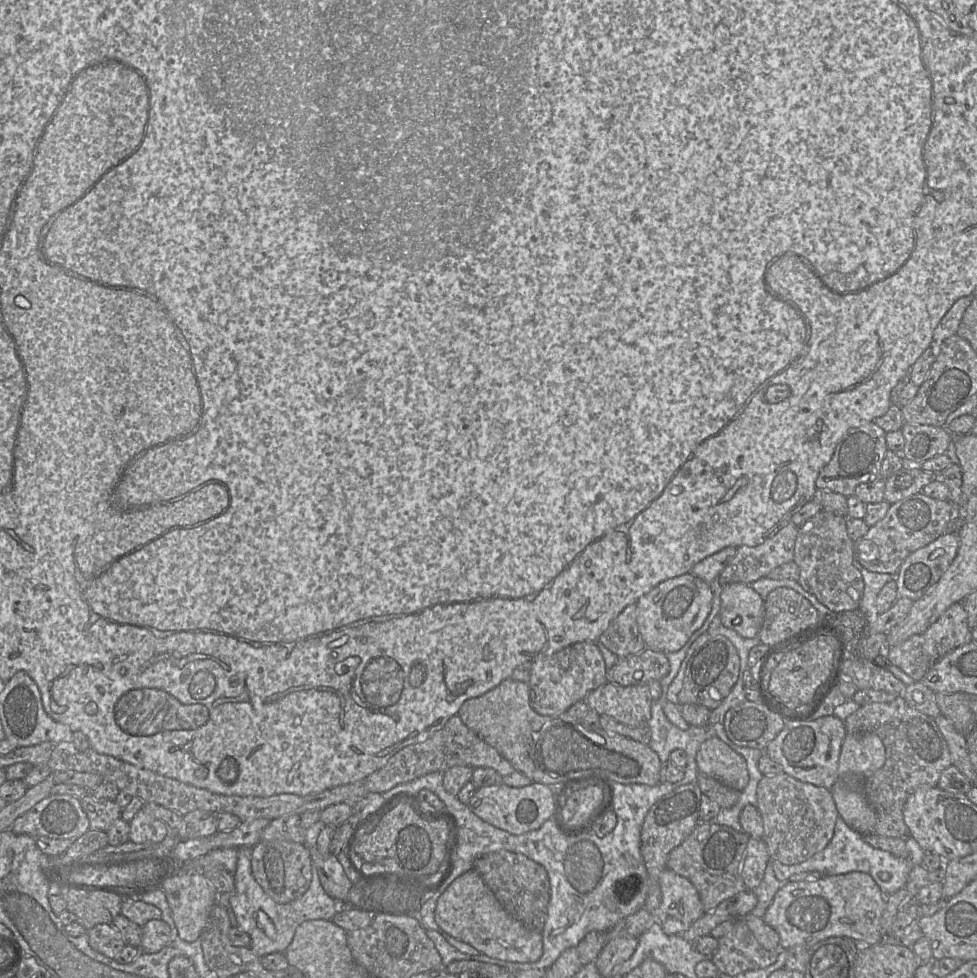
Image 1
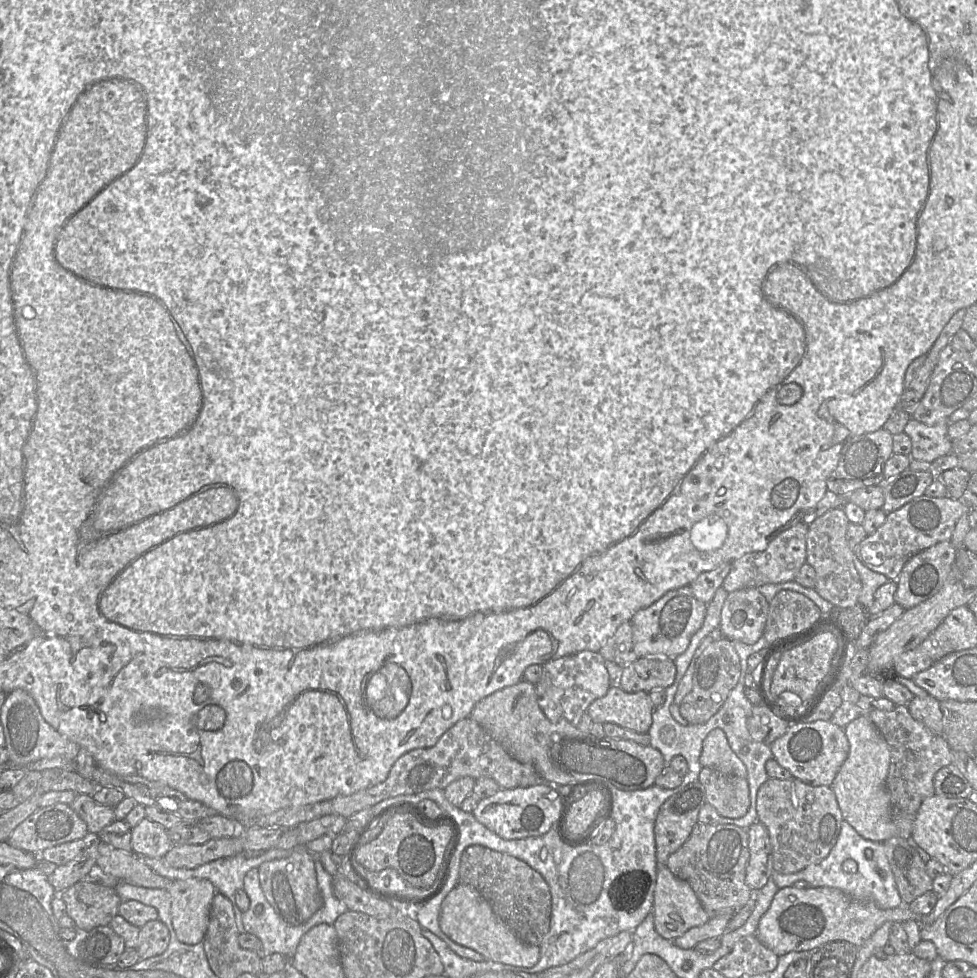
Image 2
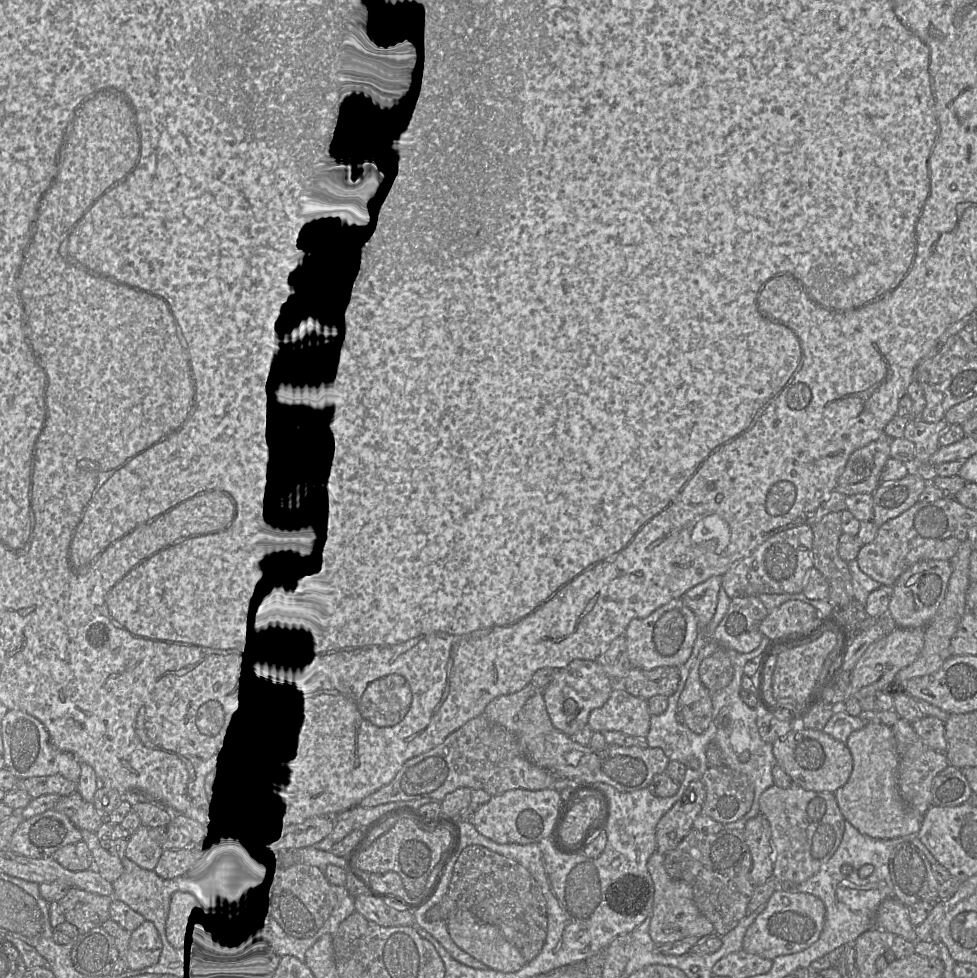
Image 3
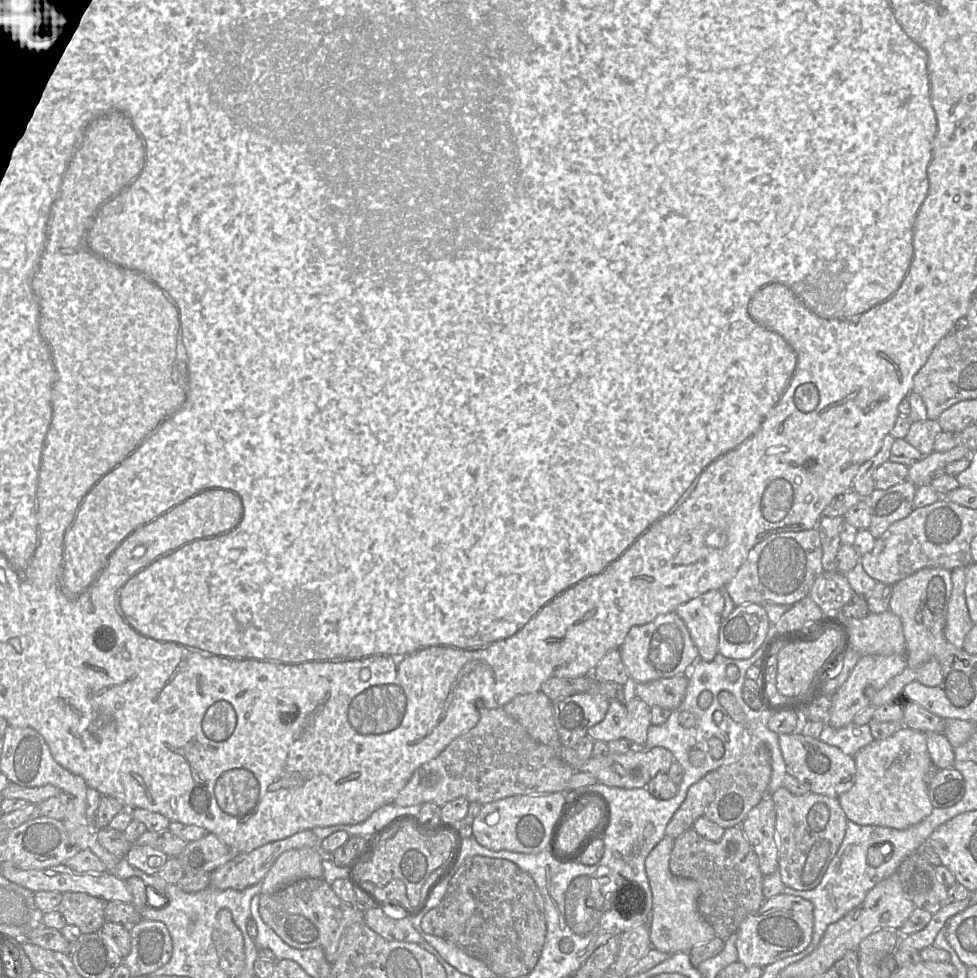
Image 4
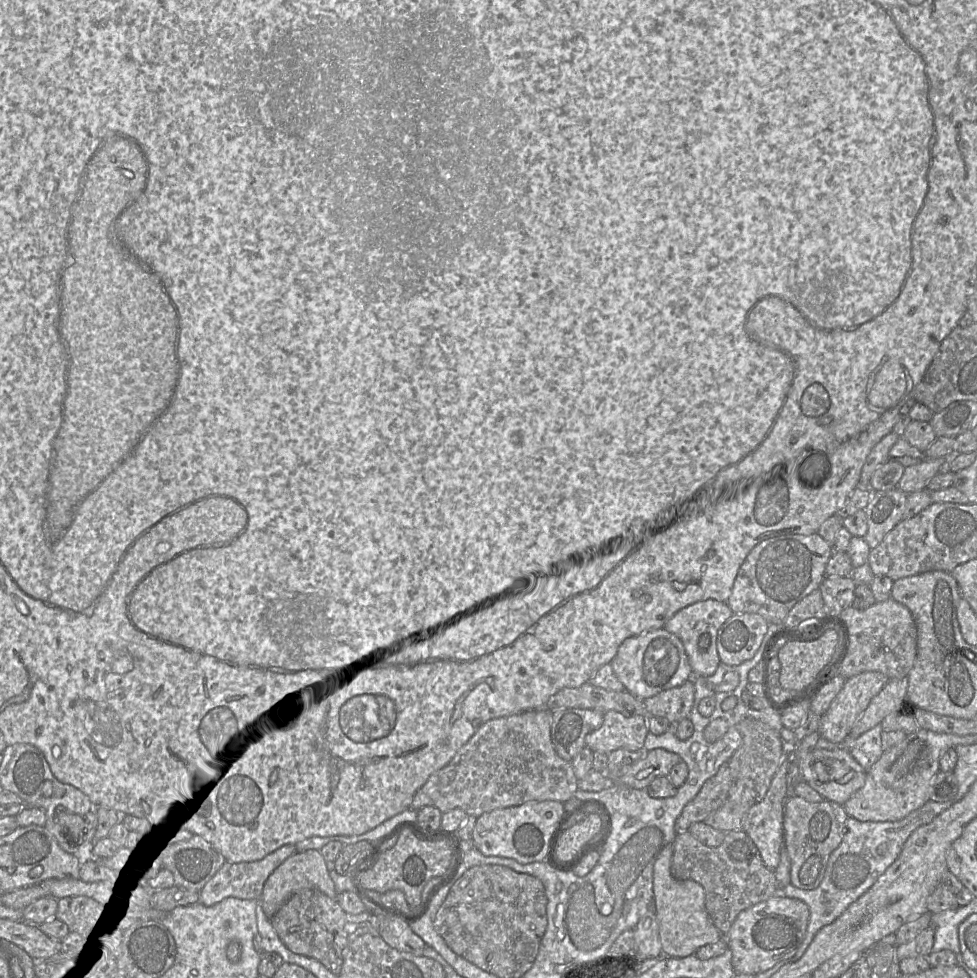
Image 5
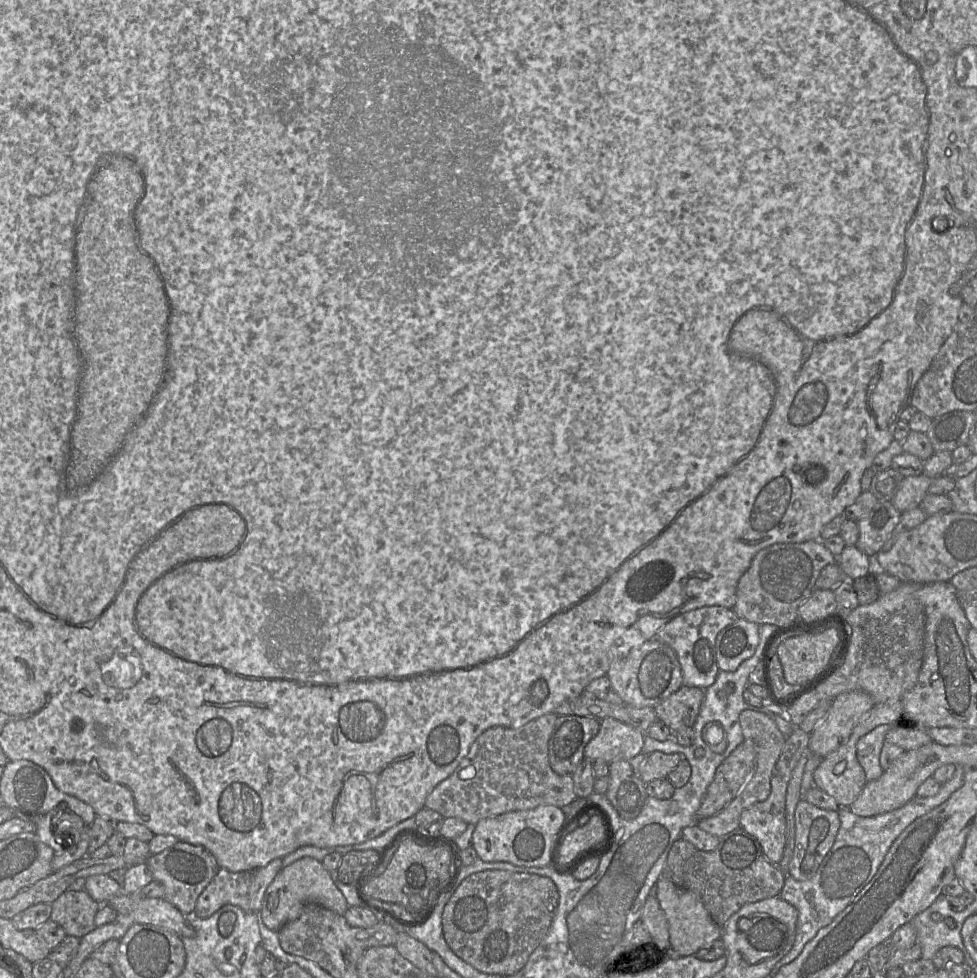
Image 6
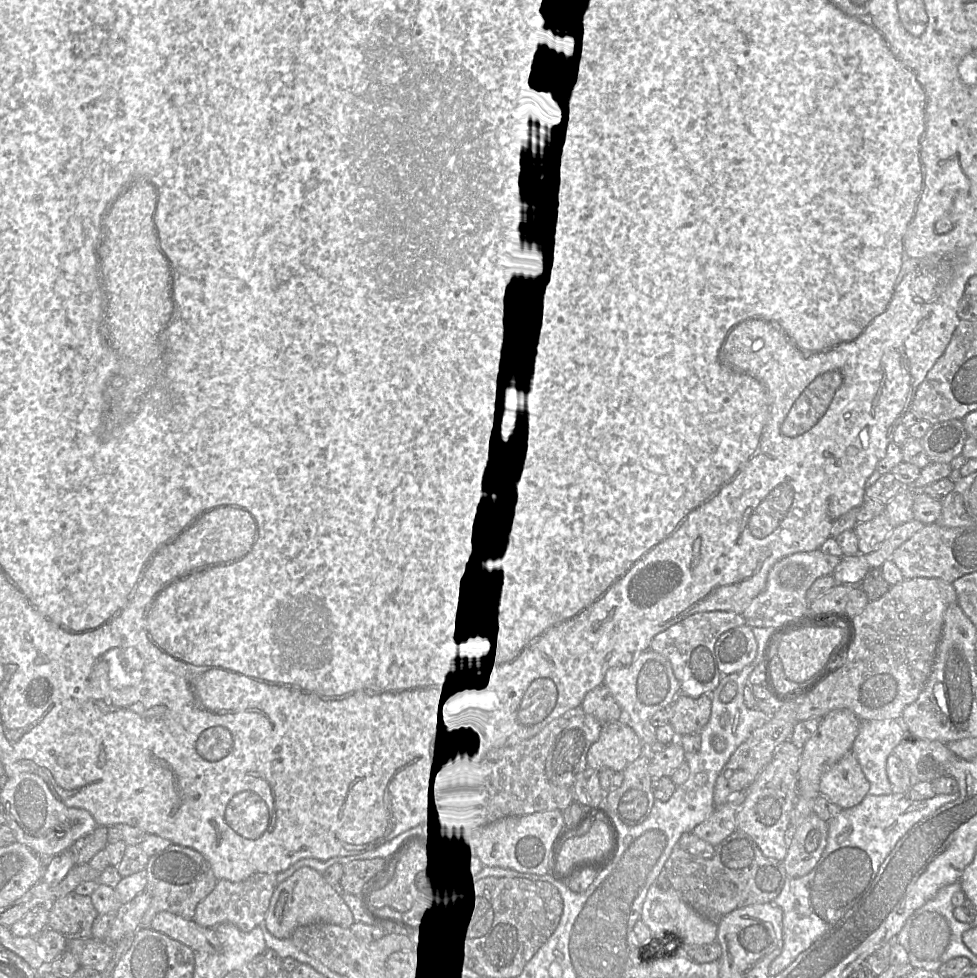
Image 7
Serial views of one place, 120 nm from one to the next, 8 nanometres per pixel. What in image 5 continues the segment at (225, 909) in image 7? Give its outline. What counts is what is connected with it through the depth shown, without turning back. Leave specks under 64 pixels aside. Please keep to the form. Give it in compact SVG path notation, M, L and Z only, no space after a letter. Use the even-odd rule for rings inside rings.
M288 844L281 846L261 860L239 863L226 861L199 892L199 903L205 906L212 906L228 897L259 901L268 877L282 862L294 853L296 853L296 847Z

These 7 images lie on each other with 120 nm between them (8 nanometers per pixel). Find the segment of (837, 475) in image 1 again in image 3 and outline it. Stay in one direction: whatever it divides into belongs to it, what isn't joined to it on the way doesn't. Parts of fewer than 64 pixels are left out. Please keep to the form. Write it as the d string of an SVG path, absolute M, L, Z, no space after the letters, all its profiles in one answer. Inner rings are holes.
M883 432L878 439L854 451L837 480L835 491L846 496L873 494L881 484L880 475L890 458L892 440Z

